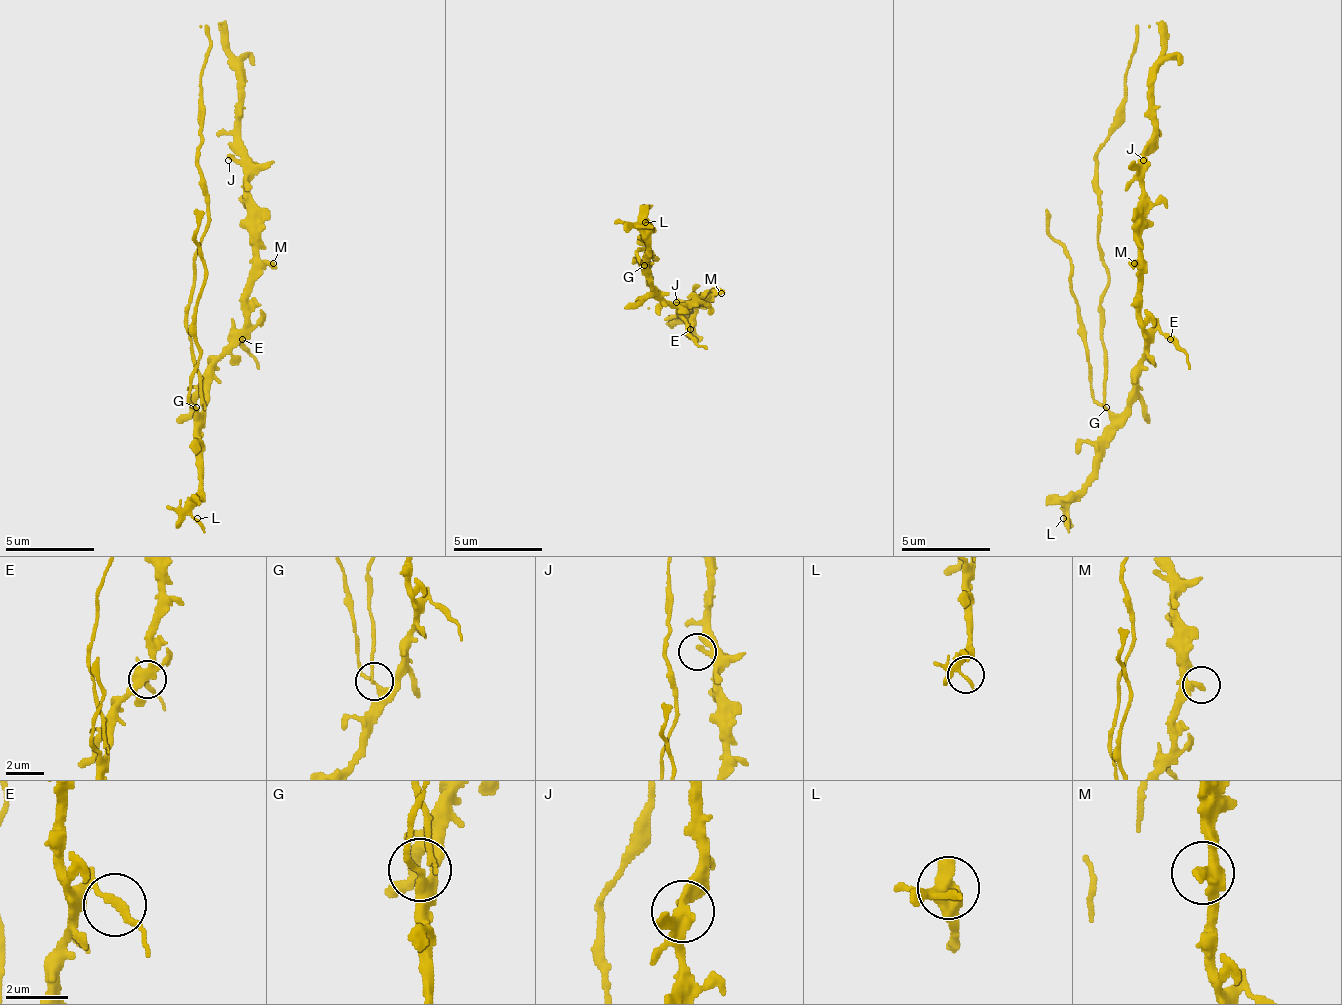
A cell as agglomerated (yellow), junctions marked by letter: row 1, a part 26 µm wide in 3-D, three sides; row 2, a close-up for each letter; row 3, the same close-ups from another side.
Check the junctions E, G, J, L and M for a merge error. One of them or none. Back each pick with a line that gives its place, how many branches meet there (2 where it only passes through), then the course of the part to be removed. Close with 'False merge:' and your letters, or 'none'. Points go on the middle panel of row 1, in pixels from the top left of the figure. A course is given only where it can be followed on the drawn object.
G: place (644, 265); branches 3; course (645, 266), (649, 262), (636, 262), (640, 266), (654, 257), (645, 257), (654, 298)
False merge: G

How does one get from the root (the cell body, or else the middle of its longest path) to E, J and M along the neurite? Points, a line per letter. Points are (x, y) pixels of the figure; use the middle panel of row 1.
E: (649, 275), (654, 289), (690, 329)
J: (649, 275), (654, 289), (667, 302), (690, 302), (694, 298), (699, 302), (699, 298), (694, 302), (676, 302)
M: (649, 275), (654, 289), (667, 302), (690, 302), (694, 298), (712, 298), (721, 293)

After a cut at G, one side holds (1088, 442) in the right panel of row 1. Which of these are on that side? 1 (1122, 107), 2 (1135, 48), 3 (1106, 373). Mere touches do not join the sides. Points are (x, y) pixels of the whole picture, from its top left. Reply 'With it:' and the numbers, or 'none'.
With it: none

